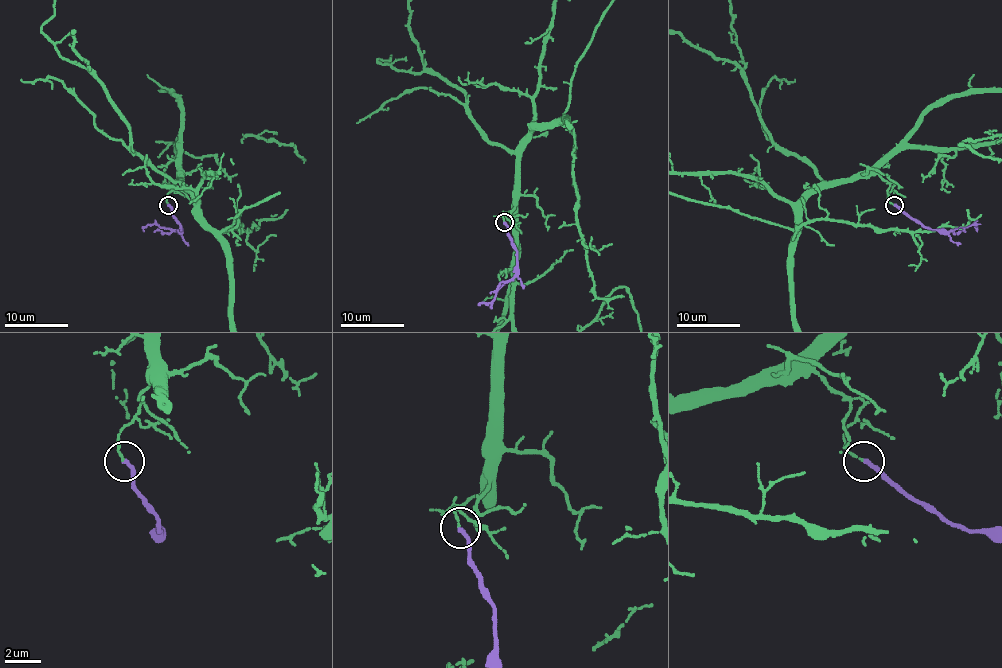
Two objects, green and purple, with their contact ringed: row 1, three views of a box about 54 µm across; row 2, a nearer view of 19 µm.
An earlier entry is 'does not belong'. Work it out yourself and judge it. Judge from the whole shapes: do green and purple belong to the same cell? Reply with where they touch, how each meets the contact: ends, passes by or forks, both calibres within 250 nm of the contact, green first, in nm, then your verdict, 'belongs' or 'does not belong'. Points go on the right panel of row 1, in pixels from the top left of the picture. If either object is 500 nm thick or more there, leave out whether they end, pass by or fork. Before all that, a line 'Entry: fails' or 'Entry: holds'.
Entry: holds
place (894, 205); green ends; purple ends; calibres 100 and 220 nm; does not belong

